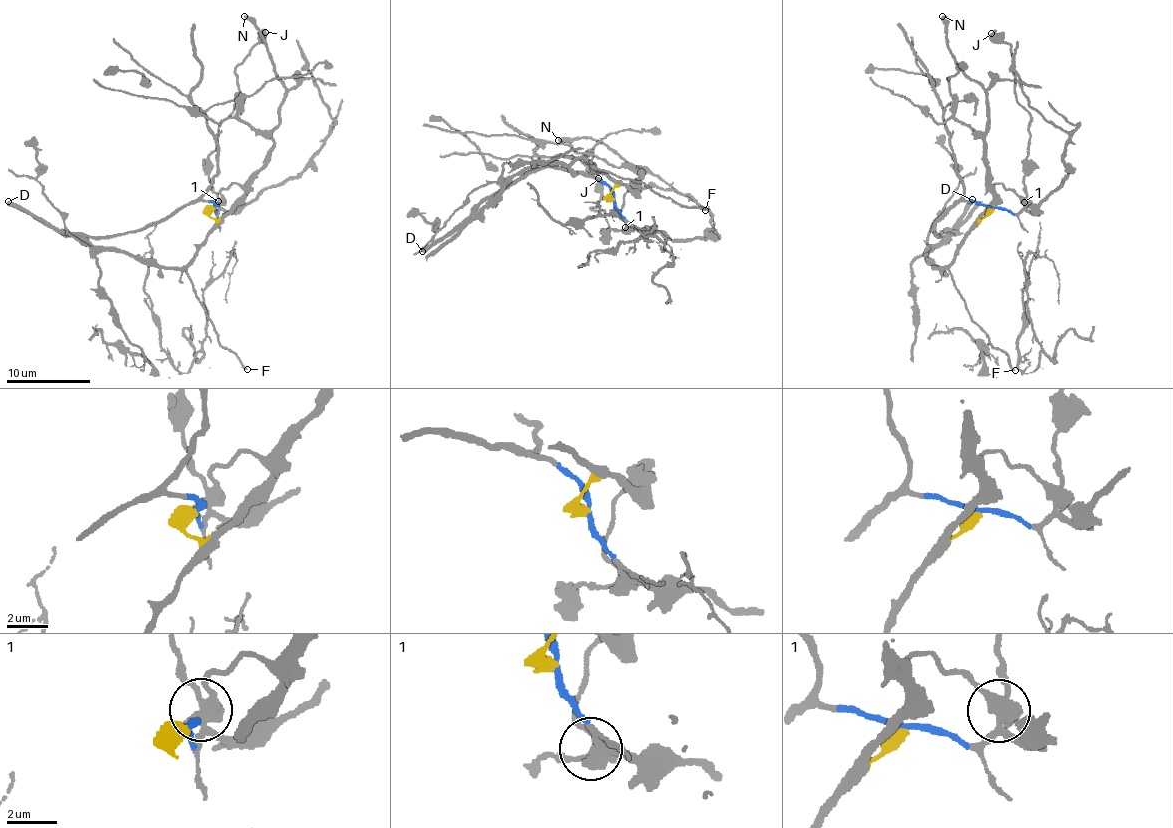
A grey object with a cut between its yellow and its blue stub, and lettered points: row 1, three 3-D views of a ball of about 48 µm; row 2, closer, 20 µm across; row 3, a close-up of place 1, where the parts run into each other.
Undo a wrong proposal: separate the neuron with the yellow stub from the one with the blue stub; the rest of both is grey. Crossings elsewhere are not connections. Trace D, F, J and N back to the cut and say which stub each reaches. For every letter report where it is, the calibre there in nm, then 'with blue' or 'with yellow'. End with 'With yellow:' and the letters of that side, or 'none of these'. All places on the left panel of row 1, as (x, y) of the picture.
D: at (8, 201); 280 nm thick; with blue
F: at (247, 369); 180 nm thick; with yellow
J: at (265, 32); 600 nm thick; with blue
N: at (244, 16); 360 nm thick; with yellow
With yellow: F, N

